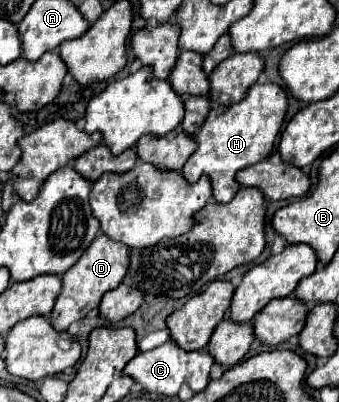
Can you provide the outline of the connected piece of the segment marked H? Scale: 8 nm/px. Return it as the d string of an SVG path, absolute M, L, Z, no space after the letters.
M253 84L245 94L245 98L229 108L213 104L201 130L195 134L197 148L185 162L181 174L187 176L189 182L199 180L201 174L209 176L215 202L227 204L239 190L235 174L269 156L275 138L281 132L285 114L287 114L287 94L277 84Z

